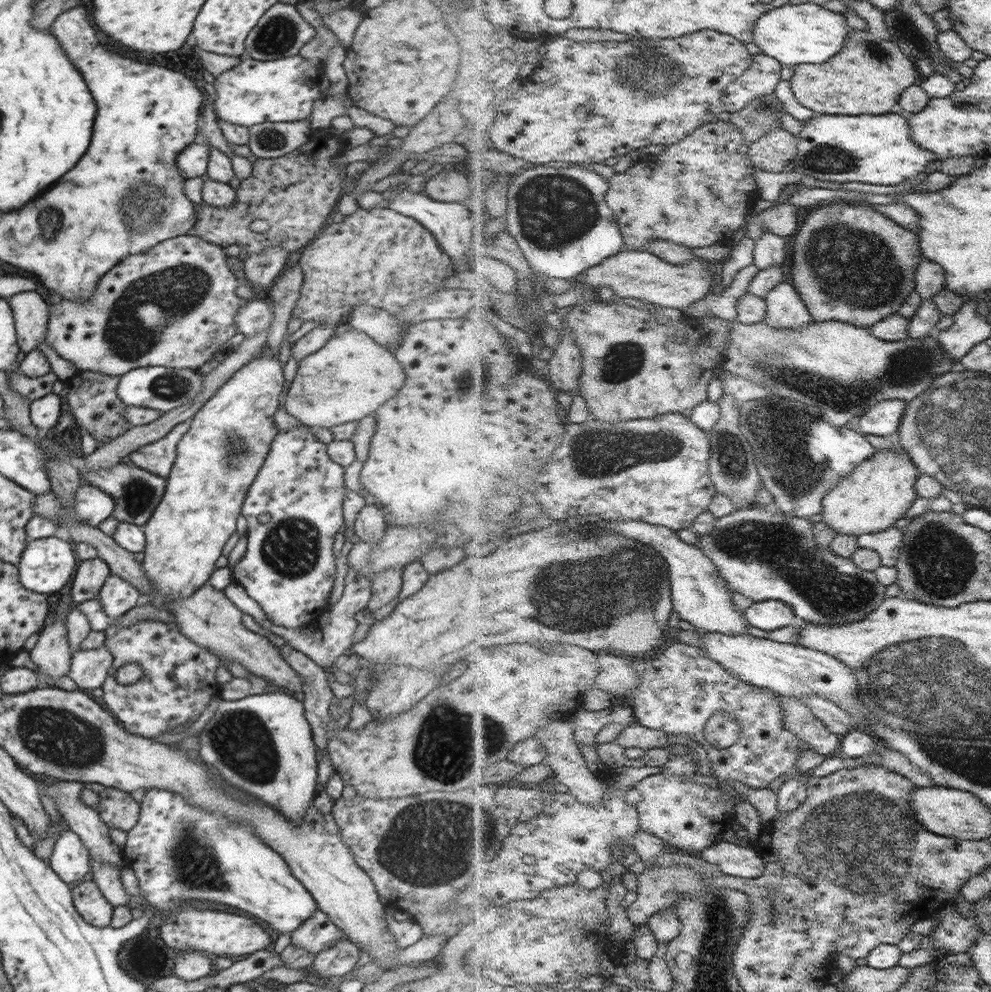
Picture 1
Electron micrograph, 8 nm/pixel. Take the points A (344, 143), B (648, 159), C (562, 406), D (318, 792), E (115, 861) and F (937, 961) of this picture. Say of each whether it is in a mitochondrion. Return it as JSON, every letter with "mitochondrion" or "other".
{"A":"other","B":"other","C":"other","D":"other","E":"other","F":"other"}

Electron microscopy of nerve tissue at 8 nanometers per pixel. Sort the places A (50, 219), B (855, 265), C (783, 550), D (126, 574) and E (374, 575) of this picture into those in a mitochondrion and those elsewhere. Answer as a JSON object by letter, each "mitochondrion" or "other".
{"A":"mitochondrion","B":"mitochondrion","C":"mitochondrion","D":"other","E":"other"}

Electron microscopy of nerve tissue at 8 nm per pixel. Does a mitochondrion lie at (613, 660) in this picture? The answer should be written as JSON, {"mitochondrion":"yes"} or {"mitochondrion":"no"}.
{"mitochondrion":"no"}

